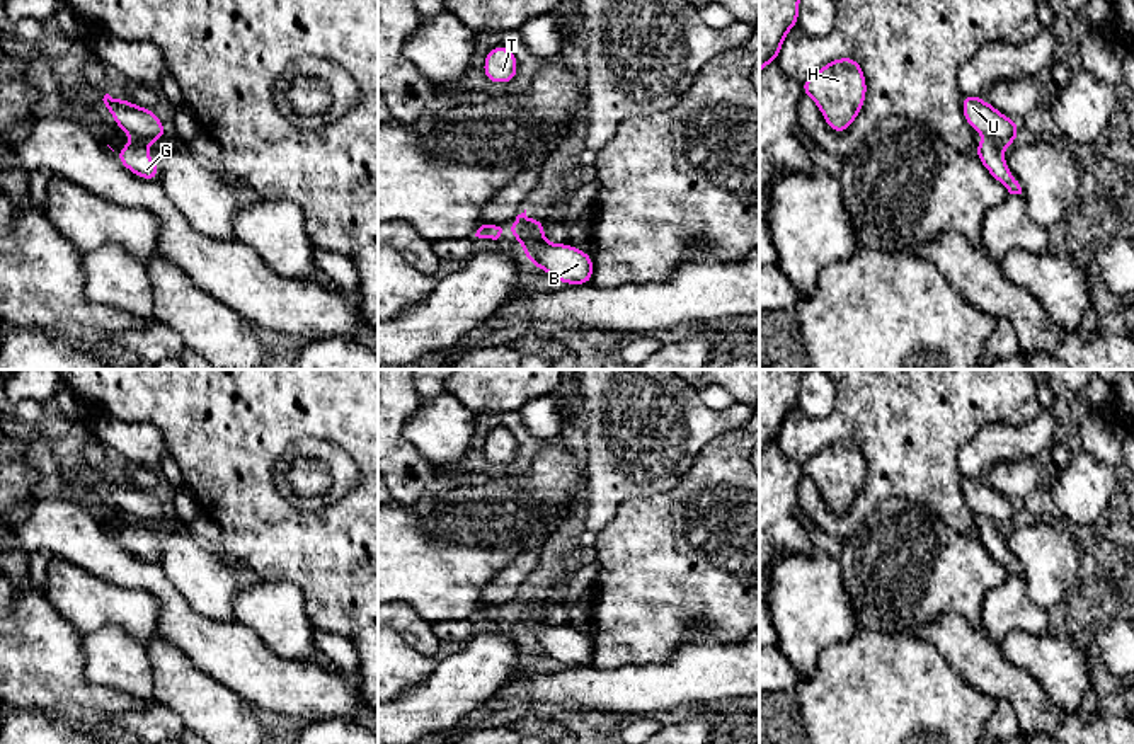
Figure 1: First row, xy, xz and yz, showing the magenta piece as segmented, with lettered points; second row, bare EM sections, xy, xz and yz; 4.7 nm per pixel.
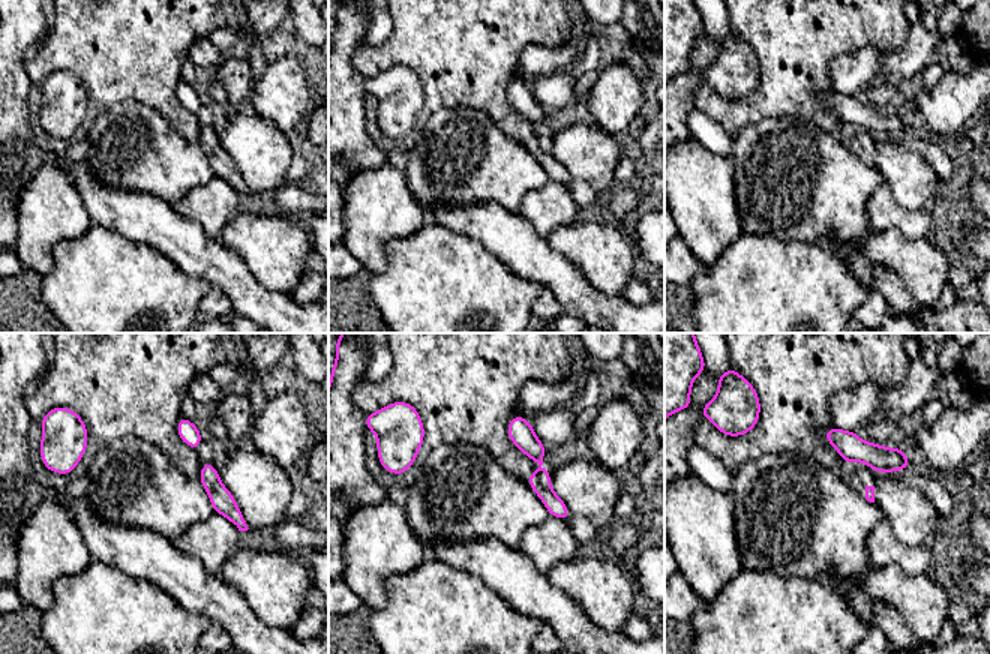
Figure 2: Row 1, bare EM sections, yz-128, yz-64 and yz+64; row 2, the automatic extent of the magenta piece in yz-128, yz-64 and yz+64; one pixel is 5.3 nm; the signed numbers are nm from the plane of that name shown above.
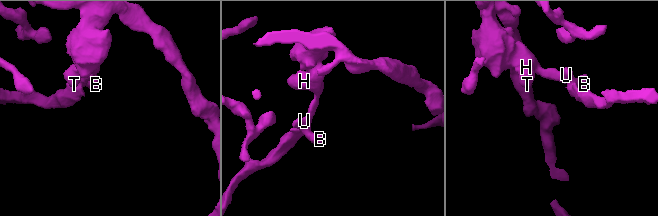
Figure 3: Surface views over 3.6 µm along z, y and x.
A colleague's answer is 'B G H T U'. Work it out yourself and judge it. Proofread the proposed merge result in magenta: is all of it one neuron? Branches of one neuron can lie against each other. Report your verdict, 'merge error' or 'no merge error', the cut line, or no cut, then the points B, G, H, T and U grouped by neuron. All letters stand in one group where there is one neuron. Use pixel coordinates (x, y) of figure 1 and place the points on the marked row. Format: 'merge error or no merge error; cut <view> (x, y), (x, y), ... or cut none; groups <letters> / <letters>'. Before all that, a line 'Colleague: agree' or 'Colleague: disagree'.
Colleague: disagree
merge error; cut xy (133, 138), (148, 142); groups B H T U / G

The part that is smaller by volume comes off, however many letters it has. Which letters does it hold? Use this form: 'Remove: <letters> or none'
Remove: G

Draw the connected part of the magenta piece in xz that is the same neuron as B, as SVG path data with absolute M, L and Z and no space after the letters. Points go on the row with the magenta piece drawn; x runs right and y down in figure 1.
M540 220L514 221L509 233L518 238L530 264L538 266L565 284L589 284L593 279L593 255L570 243L548 243Z

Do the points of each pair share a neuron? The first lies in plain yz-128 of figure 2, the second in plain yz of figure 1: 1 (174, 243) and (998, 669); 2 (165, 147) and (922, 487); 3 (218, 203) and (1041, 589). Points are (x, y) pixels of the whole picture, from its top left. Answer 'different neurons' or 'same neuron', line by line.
1: same neuron
2: different neurons
3: different neurons

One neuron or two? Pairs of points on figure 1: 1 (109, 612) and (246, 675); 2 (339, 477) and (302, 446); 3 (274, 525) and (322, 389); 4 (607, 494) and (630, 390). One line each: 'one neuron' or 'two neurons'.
1: two neurons
2: one neuron
3: one neuron
4: one neuron

